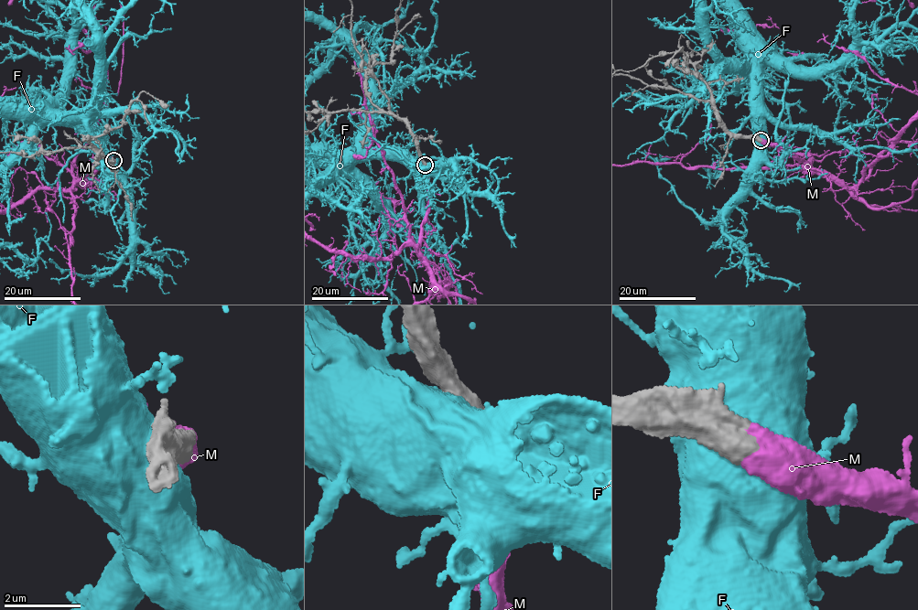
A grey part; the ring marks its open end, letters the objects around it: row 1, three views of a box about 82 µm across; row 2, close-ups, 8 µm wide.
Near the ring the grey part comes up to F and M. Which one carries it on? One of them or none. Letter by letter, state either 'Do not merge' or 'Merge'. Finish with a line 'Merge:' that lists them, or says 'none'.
F: Do not merge
M: Merge
Merge: M

